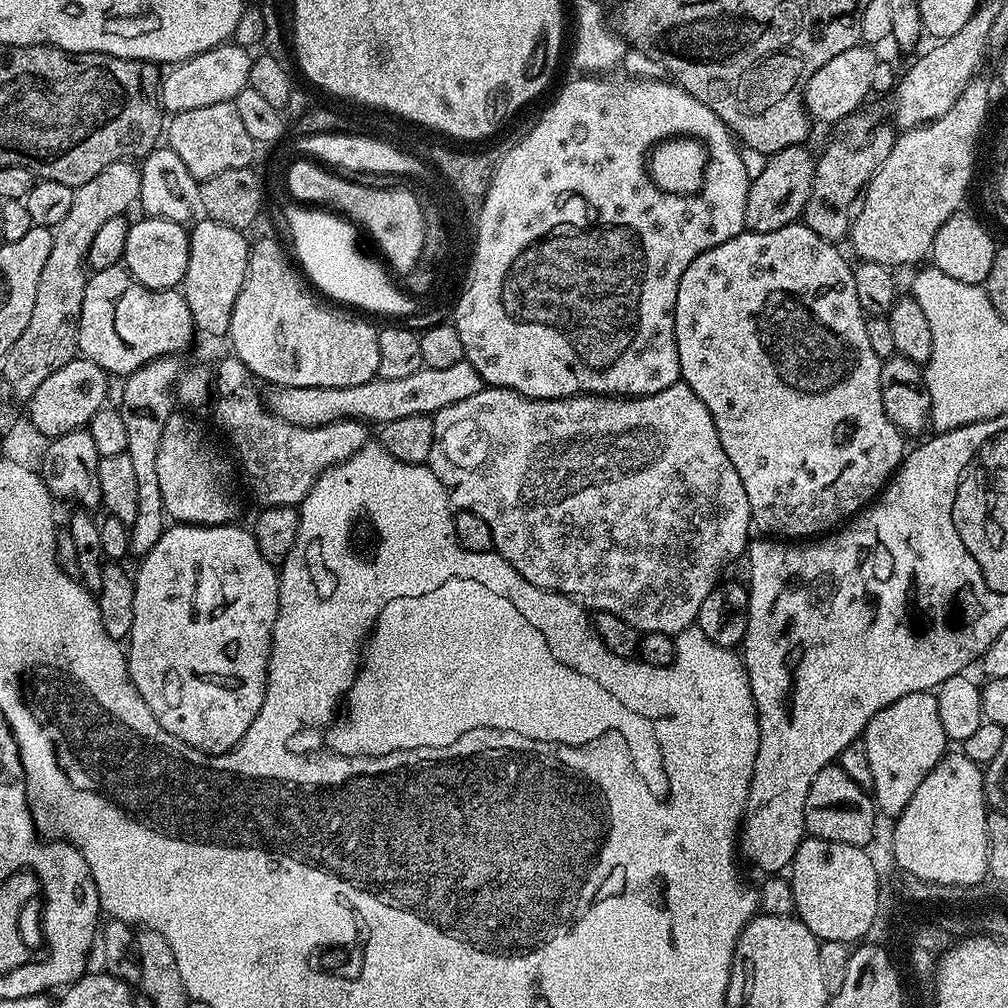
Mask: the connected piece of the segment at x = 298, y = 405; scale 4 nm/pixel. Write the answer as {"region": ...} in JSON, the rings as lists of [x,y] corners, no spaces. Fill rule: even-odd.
{"region":[[[469,360],[454,362],[454,366],[446,366],[442,370],[437,368],[420,368],[418,374],[410,374],[406,378],[386,378],[362,382],[362,386],[342,386],[341,388],[285,388],[283,386],[269,387],[266,392],[266,403],[276,416],[281,416],[286,422],[294,426],[322,426],[339,420],[359,420],[369,425],[382,426],[386,422],[394,422],[394,418],[410,418],[410,414],[432,416],[441,412],[446,406],[454,406],[454,402],[462,402],[465,398],[474,398],[485,387],[484,380],[474,370]]]}

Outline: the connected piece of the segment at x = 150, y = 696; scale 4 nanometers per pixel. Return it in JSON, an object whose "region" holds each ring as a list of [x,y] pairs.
{"region":[[[236,522],[231,524],[219,524],[218,526],[173,523],[171,526],[165,527],[162,538],[158,538],[158,542],[154,542],[154,550],[150,550],[142,557],[139,561],[140,569],[135,569],[134,572],[134,626],[130,626],[130,634],[126,641],[126,655],[128,658],[128,673],[130,674],[130,678],[134,682],[138,694],[142,694],[146,706],[150,706],[154,718],[158,718],[162,730],[174,734],[174,738],[186,742],[186,746],[190,746],[199,752],[204,752],[208,756],[221,756],[224,752],[231,752],[232,749],[239,744],[242,737],[244,737],[246,730],[250,730],[254,718],[258,718],[258,714],[262,710],[262,702],[264,701],[264,695],[266,694],[266,686],[268,685],[268,659],[272,653],[272,632],[276,629],[278,606],[280,605],[280,578],[277,569],[269,562],[269,560],[262,558],[262,550],[258,550],[258,542],[252,537],[251,531],[249,531],[247,527],[239,528],[238,525],[239,523]]]}

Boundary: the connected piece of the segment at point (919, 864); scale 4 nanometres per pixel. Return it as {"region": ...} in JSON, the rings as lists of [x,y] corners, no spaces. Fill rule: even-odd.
{"region":[[[949,751],[934,766],[934,770],[930,770],[926,774],[926,778],[922,778],[922,786],[918,786],[918,790],[914,790],[914,798],[910,798],[910,802],[906,806],[906,810],[902,810],[900,816],[895,817],[895,828],[893,830],[893,856],[896,859],[896,867],[901,873],[916,875],[920,879],[929,880],[936,883],[948,883],[958,885],[970,885],[982,883],[988,876],[988,839],[986,838],[986,818],[989,814],[988,800],[984,796],[984,768],[974,763],[970,758],[966,758],[963,751]]]}

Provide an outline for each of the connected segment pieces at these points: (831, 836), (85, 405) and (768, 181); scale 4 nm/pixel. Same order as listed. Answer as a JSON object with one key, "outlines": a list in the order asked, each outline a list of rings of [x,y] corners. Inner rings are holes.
{"outlines":[[[[833,762],[818,770],[818,778],[810,782],[810,794],[806,794],[804,807],[804,830],[809,837],[864,848],[871,842],[877,815],[878,809],[871,795],[858,786],[858,782],[853,782],[839,763]]],[[[83,358],[66,362],[62,370],[54,370],[38,390],[28,397],[26,419],[46,437],[55,438],[87,426],[94,414],[105,407],[108,396],[109,373],[103,372],[98,365]]],[[[803,145],[787,147],[769,157],[760,176],[751,179],[747,192],[744,227],[749,232],[773,233],[795,223],[804,213],[813,186],[815,157]]]]}

